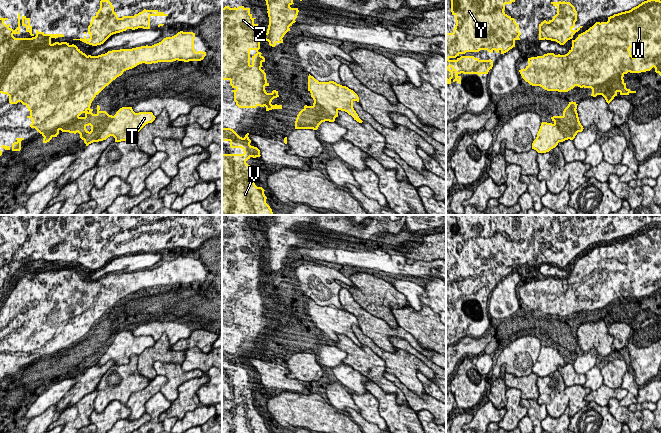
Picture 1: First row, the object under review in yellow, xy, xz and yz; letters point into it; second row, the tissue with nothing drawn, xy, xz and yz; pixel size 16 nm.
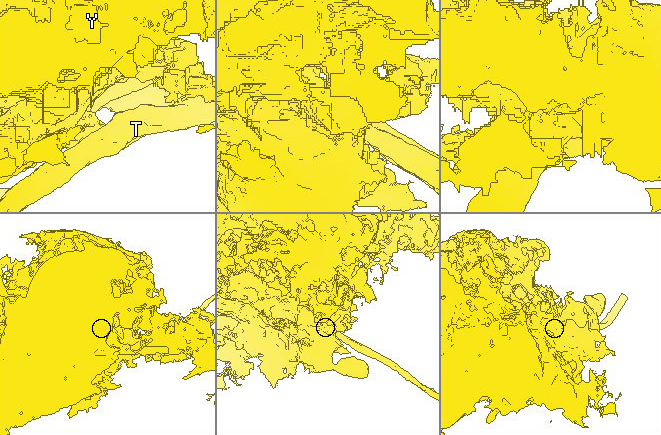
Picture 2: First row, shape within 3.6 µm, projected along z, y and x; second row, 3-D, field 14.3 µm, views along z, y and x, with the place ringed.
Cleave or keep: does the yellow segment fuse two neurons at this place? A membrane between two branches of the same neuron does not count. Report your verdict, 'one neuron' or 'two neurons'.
two neurons

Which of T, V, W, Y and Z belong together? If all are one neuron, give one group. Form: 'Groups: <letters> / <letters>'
Groups: T / V W Y Z

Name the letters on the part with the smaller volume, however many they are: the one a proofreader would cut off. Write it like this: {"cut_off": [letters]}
{"cut_off": ["T"]}

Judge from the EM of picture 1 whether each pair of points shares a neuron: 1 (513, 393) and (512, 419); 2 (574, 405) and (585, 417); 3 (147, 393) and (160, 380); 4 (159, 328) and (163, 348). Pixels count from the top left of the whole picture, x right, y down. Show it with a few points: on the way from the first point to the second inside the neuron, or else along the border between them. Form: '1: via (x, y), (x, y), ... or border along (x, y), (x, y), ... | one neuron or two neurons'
1: via (513, 399), (513, 413) | one neuron
2: border along (589, 403), (571, 418) | two neurons
3: via (150, 390), (157, 383) | one neuron
4: border along (156, 340), (165, 333), (171, 345) | two neurons

